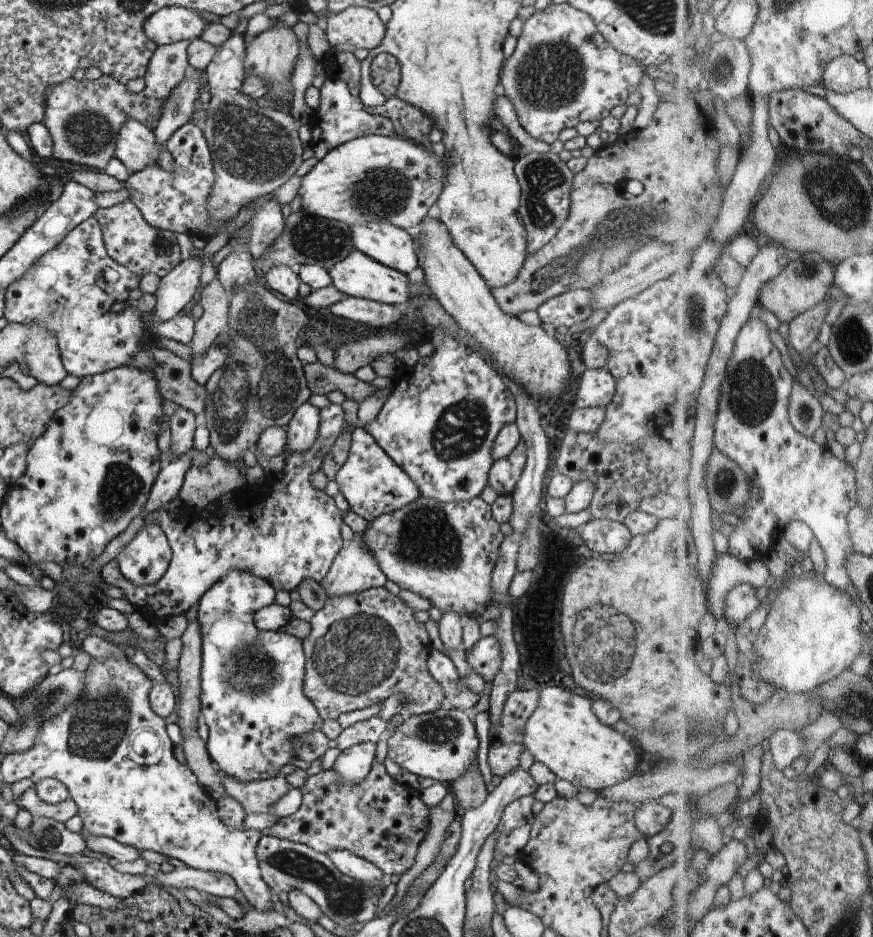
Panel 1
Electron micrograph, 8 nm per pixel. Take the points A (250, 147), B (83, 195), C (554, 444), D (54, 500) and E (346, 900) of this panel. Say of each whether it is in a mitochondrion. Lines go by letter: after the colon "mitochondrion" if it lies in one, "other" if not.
A: mitochondrion
B: other
C: other
D: other
E: mitochondrion

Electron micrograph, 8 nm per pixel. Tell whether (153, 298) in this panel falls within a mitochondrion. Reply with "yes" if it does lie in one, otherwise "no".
no

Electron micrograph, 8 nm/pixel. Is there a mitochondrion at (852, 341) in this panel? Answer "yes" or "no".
yes

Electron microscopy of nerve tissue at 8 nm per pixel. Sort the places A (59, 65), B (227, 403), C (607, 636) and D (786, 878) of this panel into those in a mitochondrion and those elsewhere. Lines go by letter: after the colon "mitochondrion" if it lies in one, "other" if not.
A: other
B: mitochondrion
C: mitochondrion
D: other

